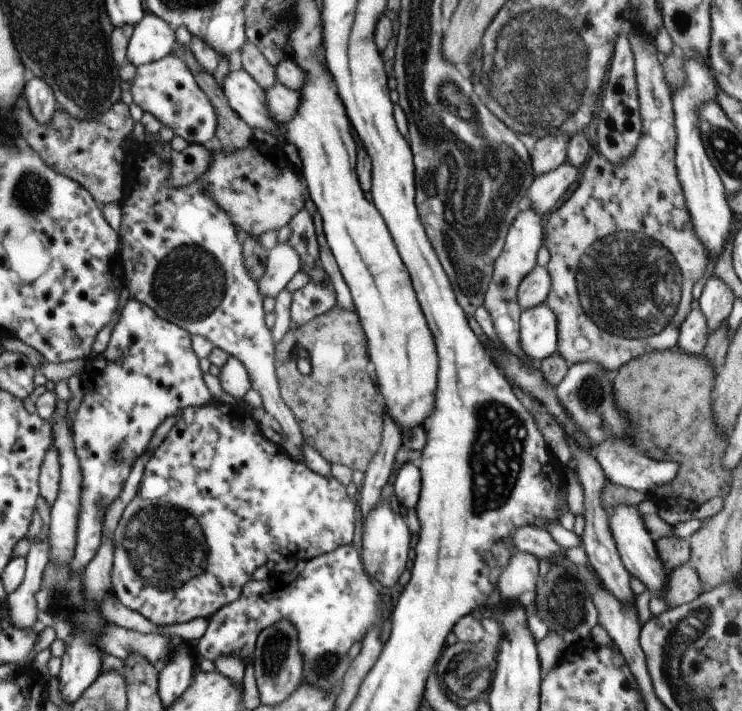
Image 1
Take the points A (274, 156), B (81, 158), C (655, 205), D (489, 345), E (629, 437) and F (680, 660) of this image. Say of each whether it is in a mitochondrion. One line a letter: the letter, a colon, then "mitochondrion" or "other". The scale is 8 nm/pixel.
A: other
B: other
C: other
D: other
E: other
F: mitochondrion

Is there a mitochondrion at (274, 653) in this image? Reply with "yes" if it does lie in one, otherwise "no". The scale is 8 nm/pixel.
yes

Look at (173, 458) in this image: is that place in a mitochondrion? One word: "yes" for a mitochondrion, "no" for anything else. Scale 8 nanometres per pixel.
no

